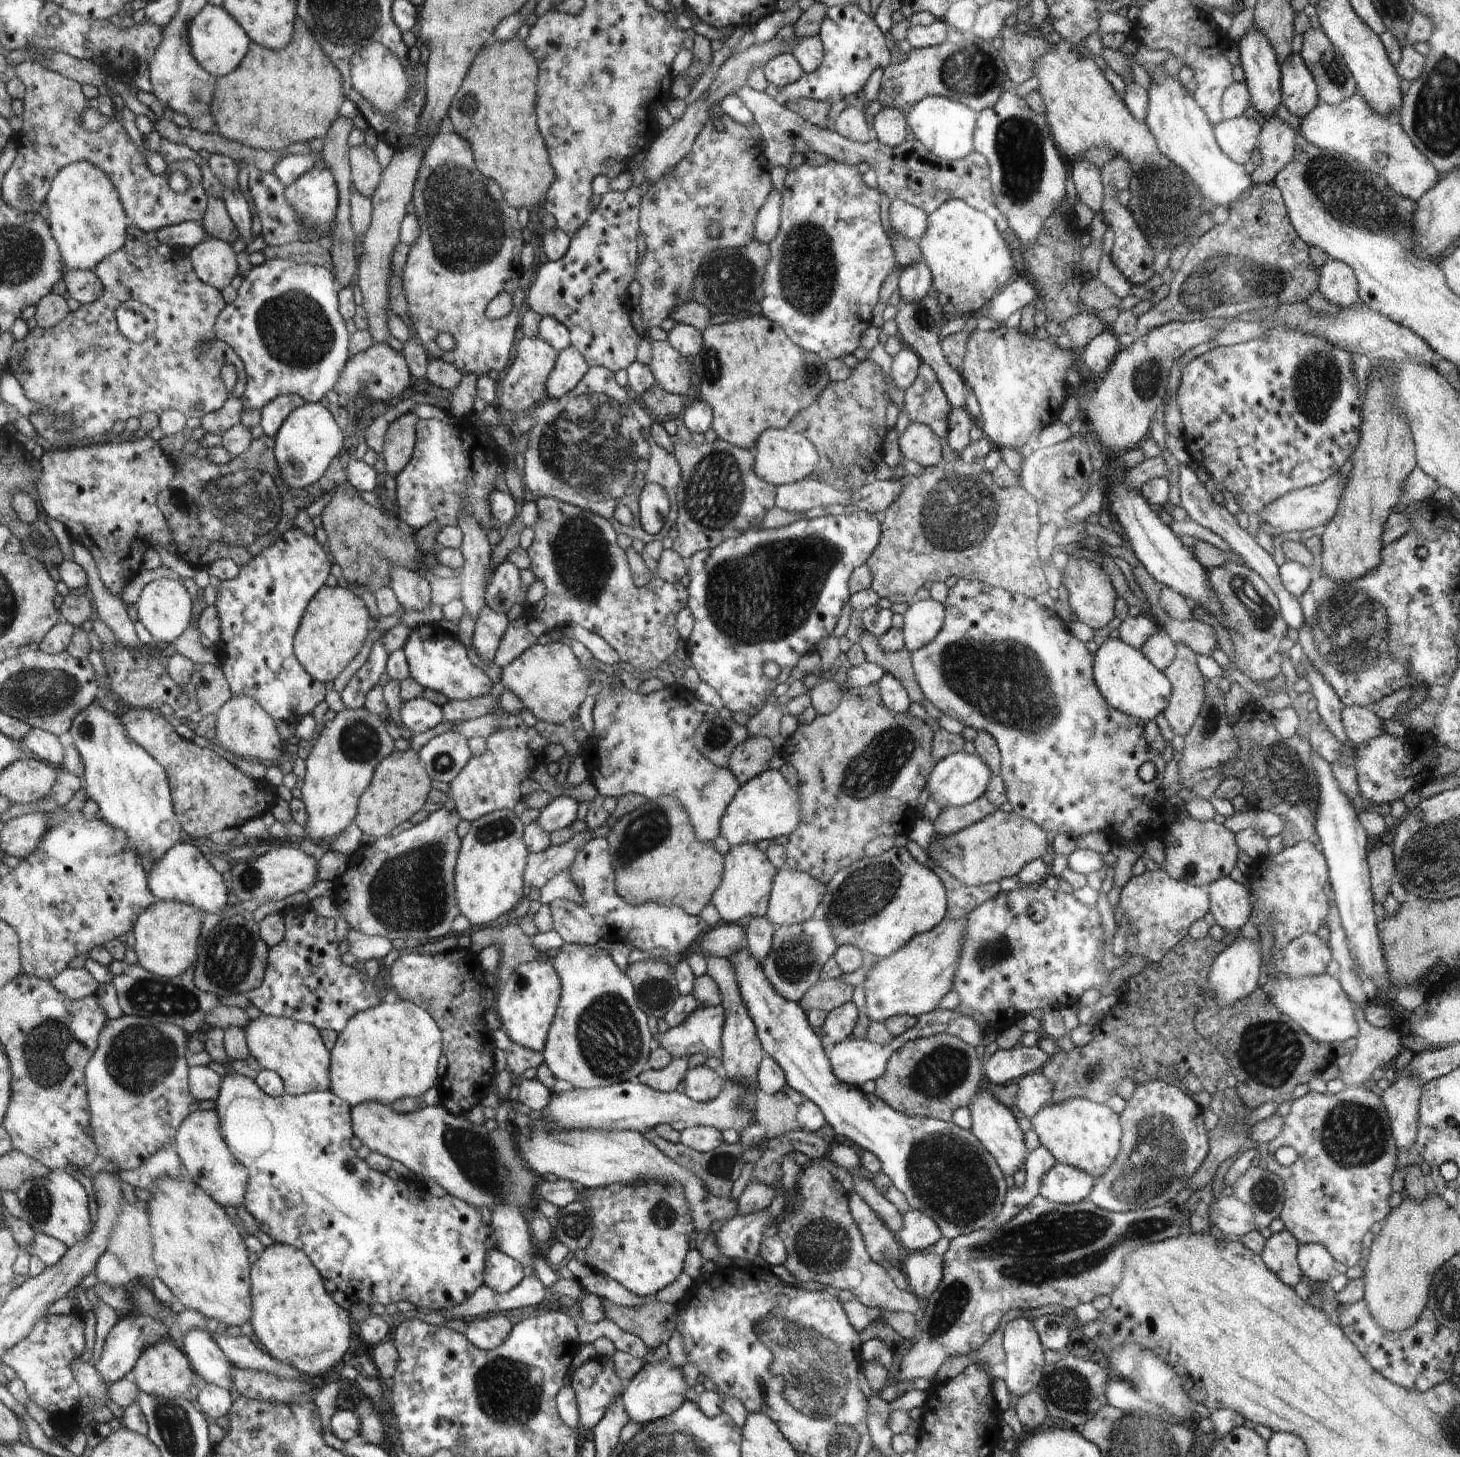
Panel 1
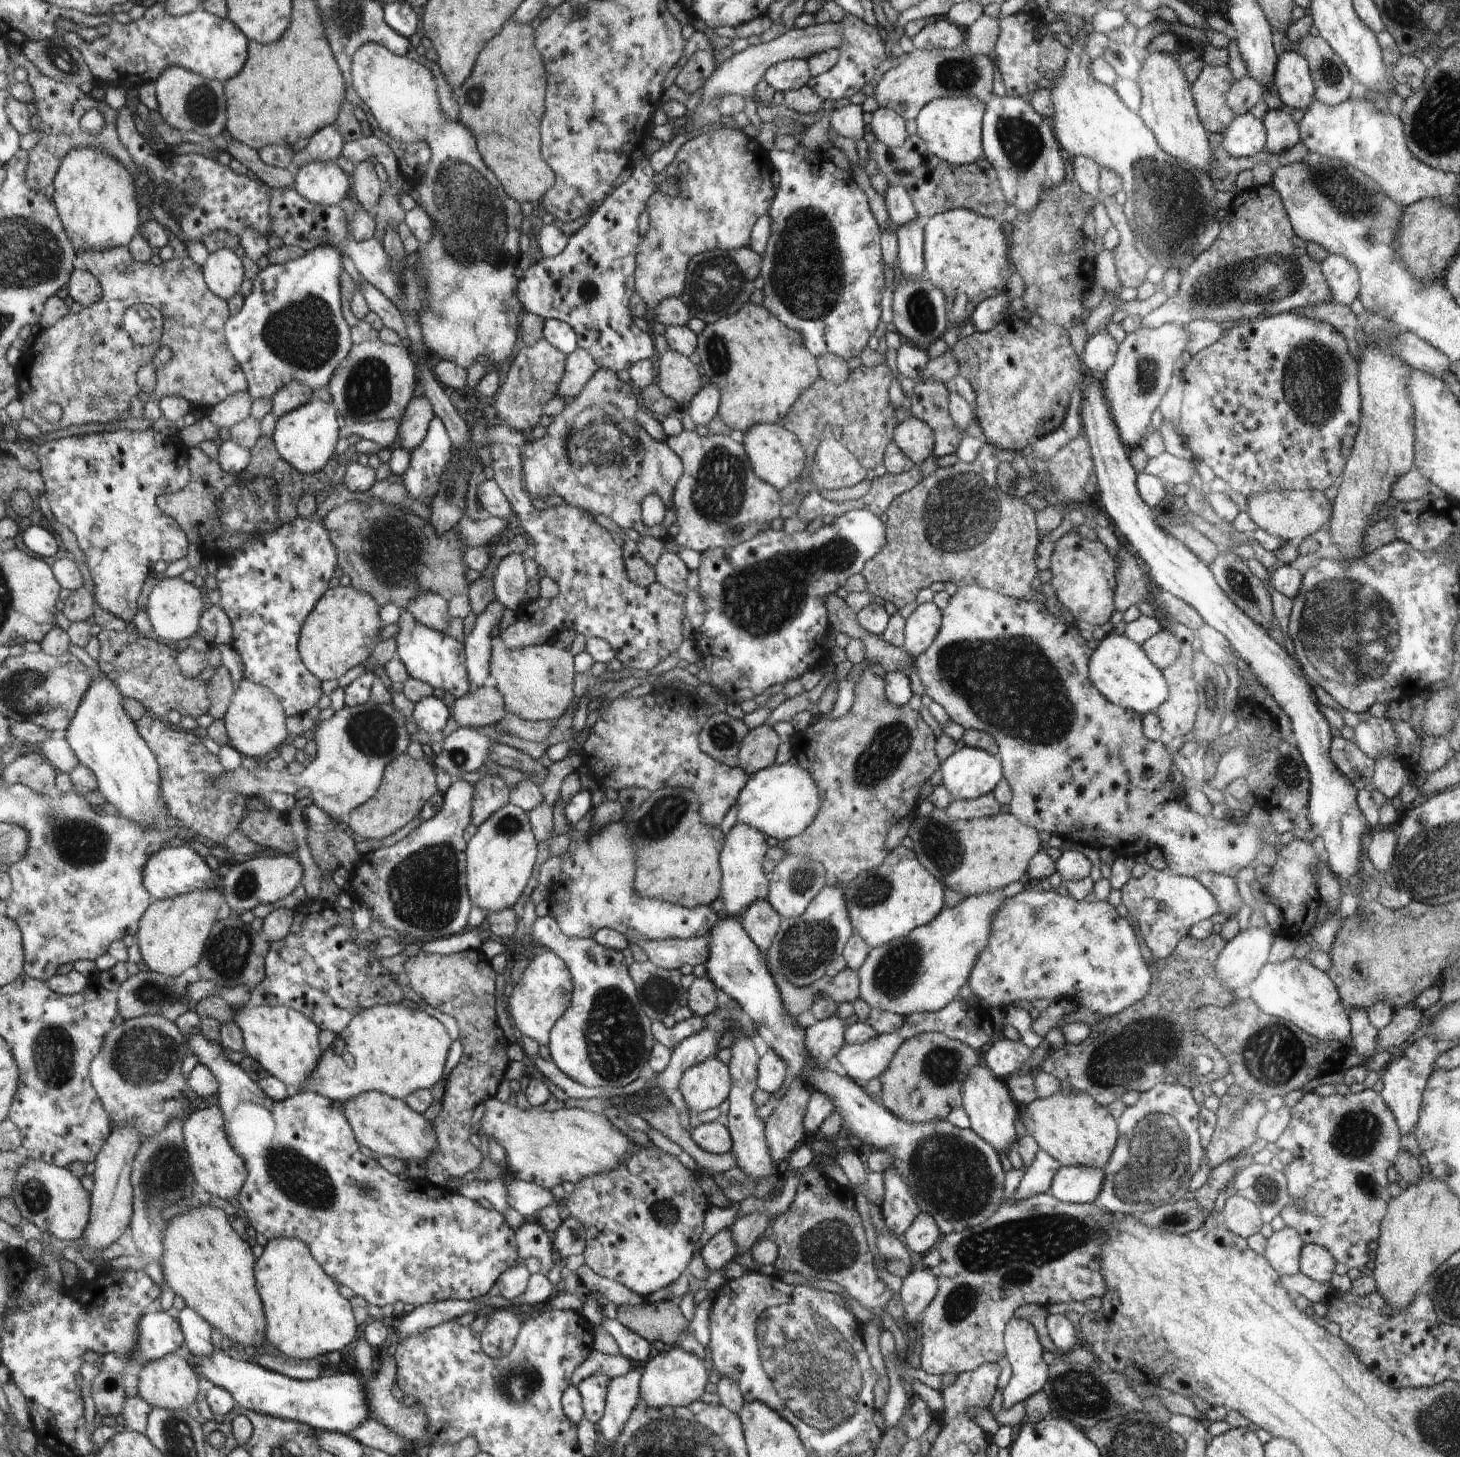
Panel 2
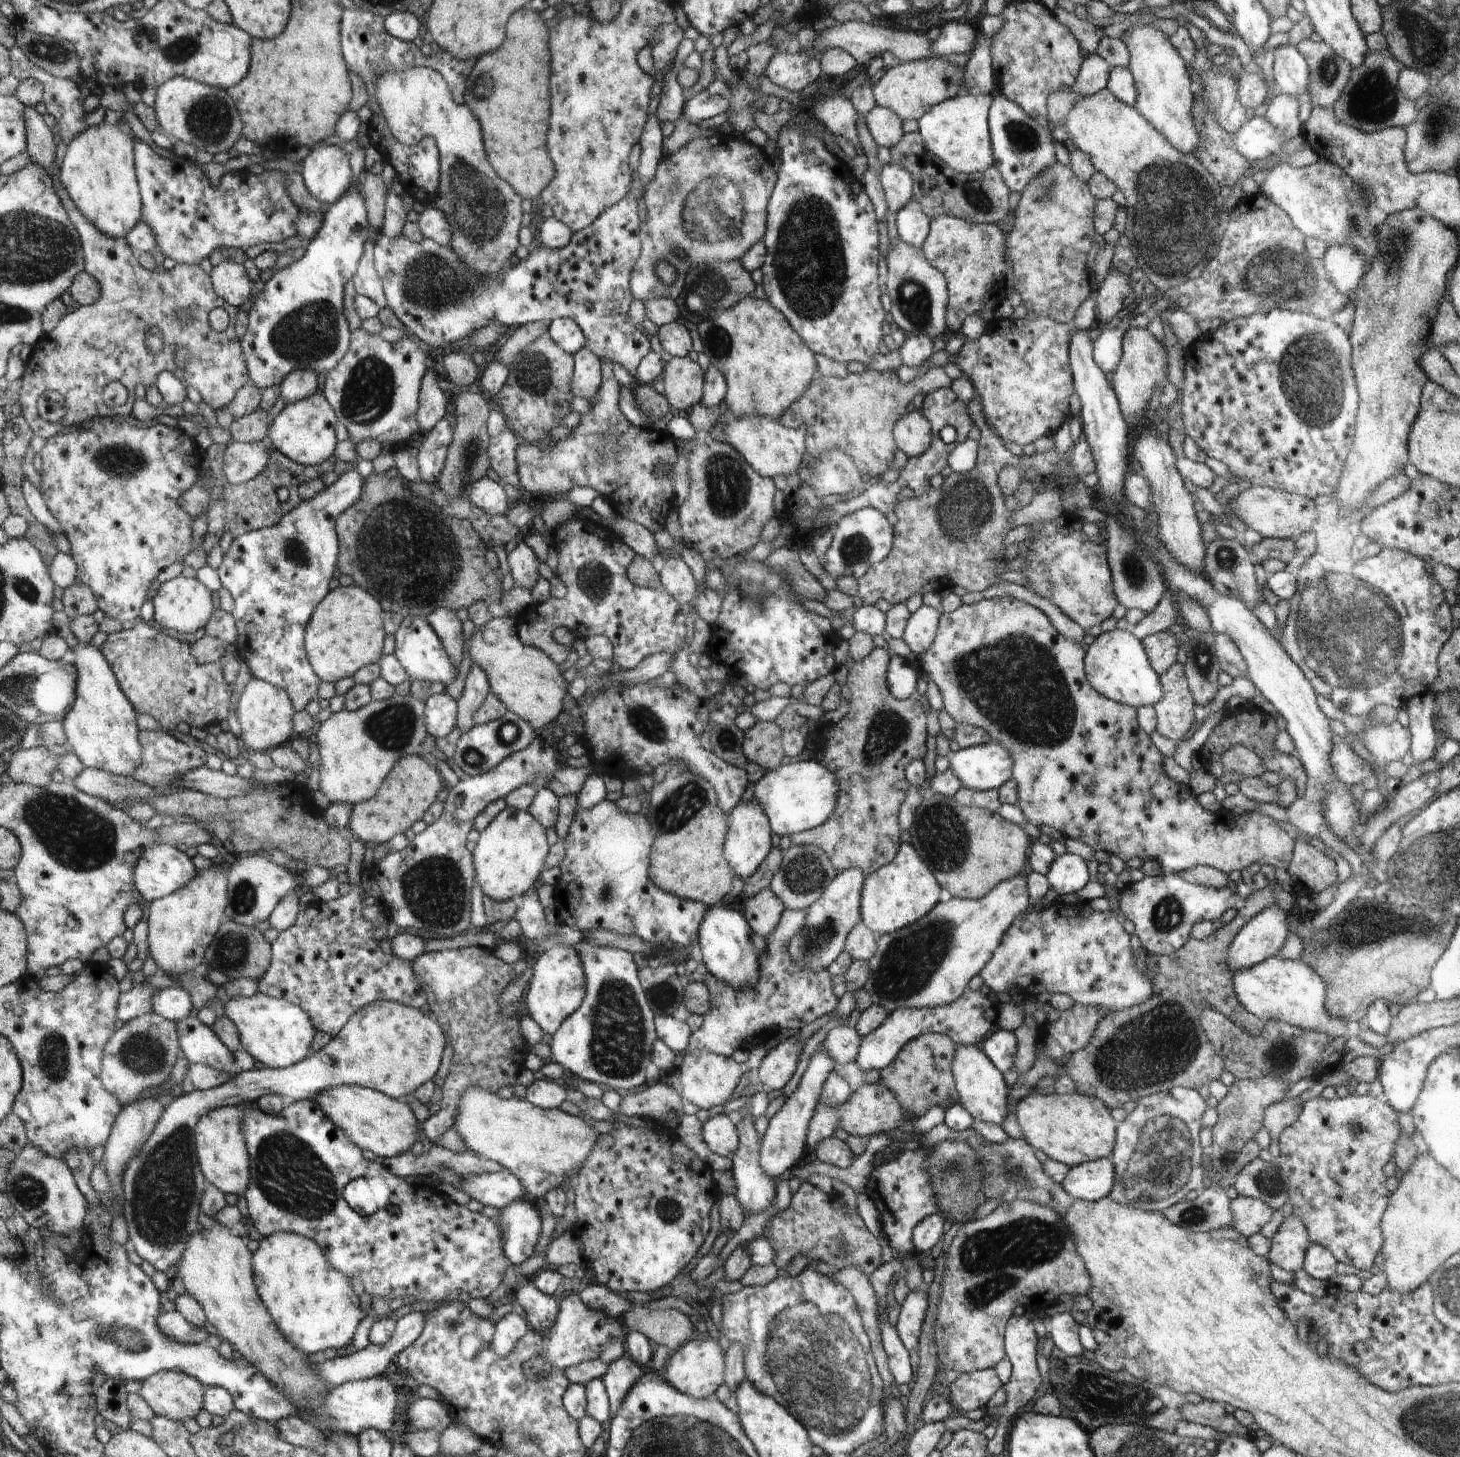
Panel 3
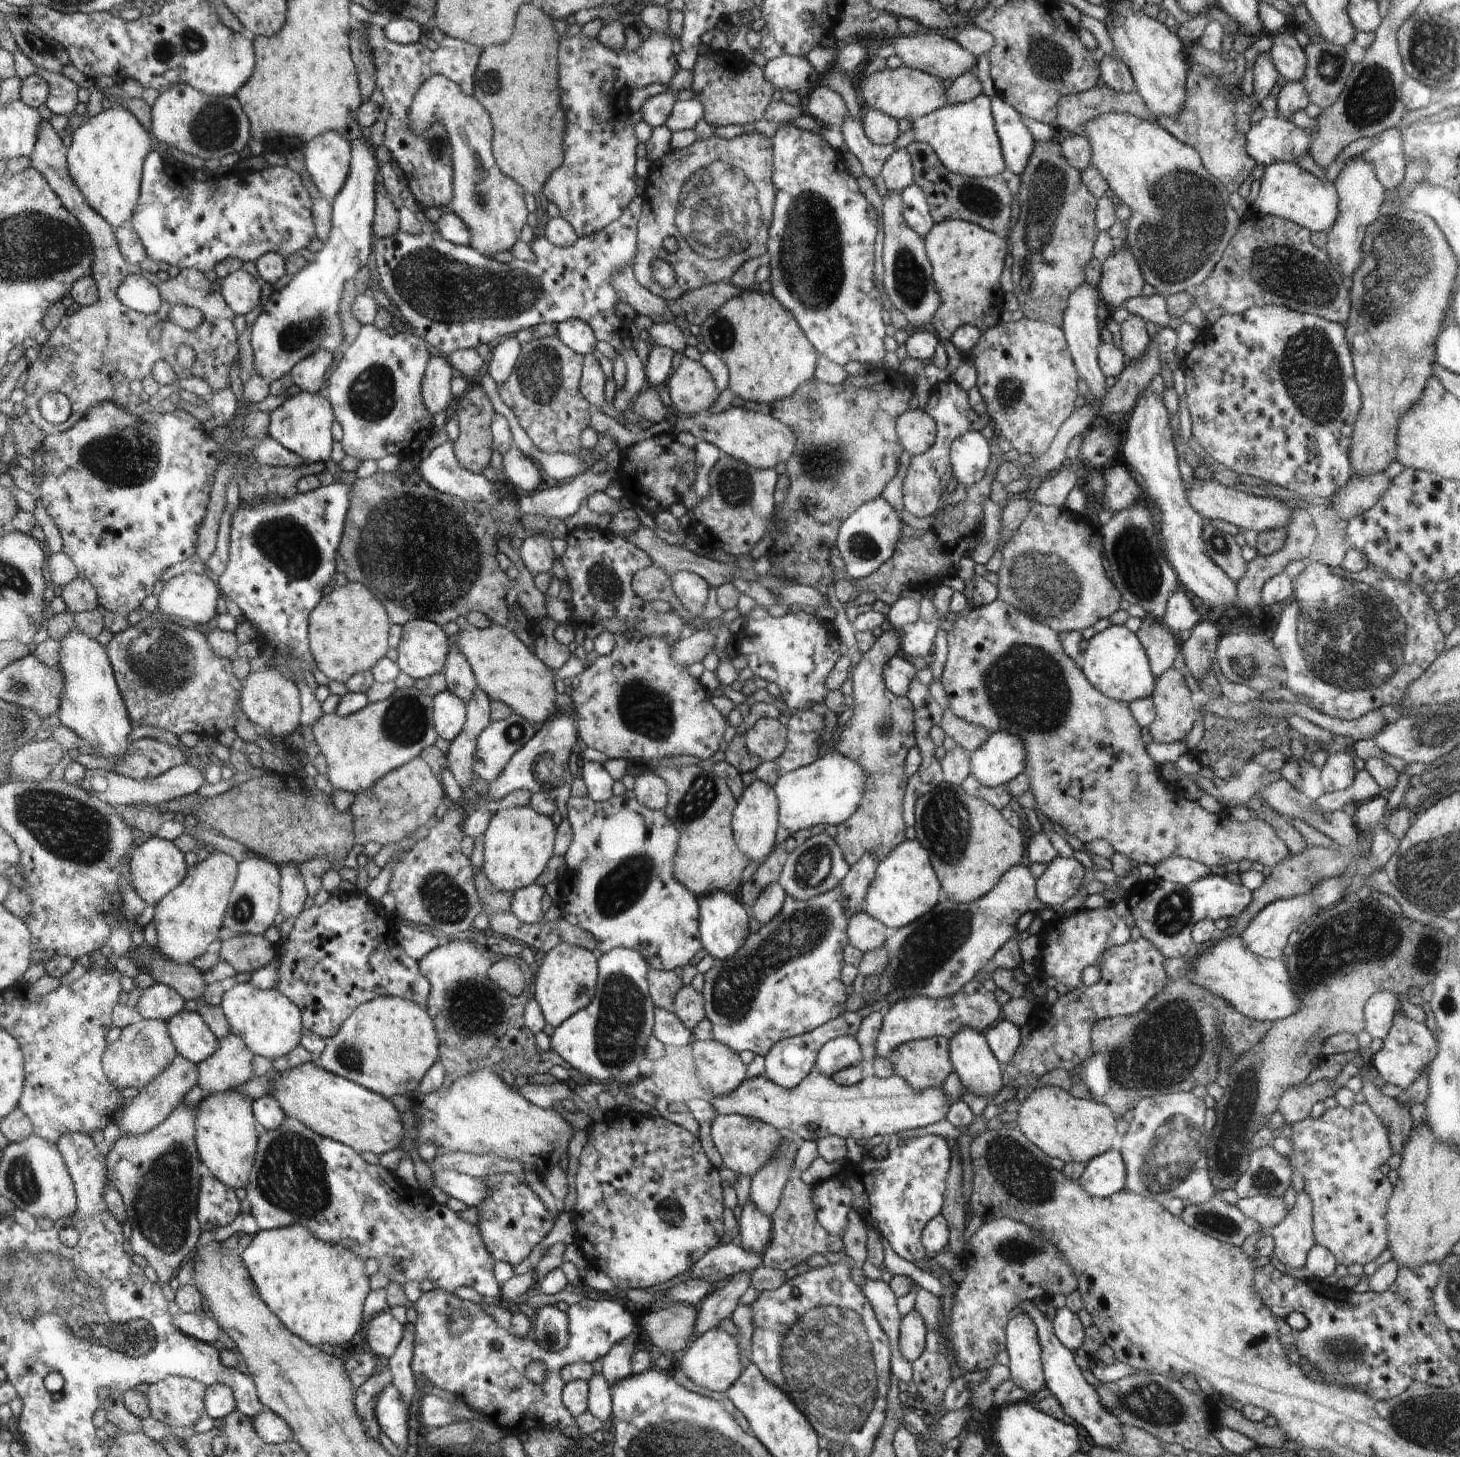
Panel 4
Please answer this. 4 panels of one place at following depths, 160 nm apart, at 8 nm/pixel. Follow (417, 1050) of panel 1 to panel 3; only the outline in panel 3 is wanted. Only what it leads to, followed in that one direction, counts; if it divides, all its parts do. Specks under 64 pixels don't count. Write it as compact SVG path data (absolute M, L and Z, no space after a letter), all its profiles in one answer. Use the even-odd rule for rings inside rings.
M374 1001L362 1009L344 1032L308 1058L283 1069L270 1067L237 1071L219 1087L201 1091L195 1089L173 1098L162 1115L157 1129L127 1166L125 1180L125 1210L135 1250L156 1269L174 1276L183 1258L187 1242L198 1232L203 1198L208 1179L199 1161L196 1126L200 1117L212 1109L234 1105L244 1108L255 1104L266 1093L290 1096L295 1101L312 1099L315 1094L340 1085L374 1089L390 1098L400 1098L416 1092L420 1085L432 1081L446 1046L446 1036L438 1026L440 1018L432 1020L416 1007L390 1001Z

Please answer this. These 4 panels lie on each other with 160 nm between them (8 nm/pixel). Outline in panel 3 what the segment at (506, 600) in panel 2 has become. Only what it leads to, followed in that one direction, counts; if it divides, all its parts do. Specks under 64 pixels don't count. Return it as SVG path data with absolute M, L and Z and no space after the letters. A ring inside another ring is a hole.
M519 541L512 552L507 554L510 570L517 586L531 589L541 577L538 573L540 561L524 541Z

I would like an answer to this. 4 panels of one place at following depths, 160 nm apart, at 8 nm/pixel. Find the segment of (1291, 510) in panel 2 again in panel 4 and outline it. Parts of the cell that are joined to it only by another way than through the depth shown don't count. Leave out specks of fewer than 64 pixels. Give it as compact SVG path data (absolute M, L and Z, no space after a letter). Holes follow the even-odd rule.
M1194 477L1191 483L1186 485L1184 482L1184 484L1188 502L1204 520L1221 518L1240 528L1256 530L1256 532L1286 527L1289 523L1292 509L1286 508L1272 497L1259 497L1252 493L1246 493L1235 487L1220 484L1210 477L1206 477L1204 480Z

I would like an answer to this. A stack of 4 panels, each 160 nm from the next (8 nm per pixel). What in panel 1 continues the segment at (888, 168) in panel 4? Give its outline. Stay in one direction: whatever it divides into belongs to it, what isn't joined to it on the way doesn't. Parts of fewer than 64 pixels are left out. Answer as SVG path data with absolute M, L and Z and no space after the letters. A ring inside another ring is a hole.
M894 199L889 208L890 224L910 241L922 240L927 232L929 217L927 211L900 199Z

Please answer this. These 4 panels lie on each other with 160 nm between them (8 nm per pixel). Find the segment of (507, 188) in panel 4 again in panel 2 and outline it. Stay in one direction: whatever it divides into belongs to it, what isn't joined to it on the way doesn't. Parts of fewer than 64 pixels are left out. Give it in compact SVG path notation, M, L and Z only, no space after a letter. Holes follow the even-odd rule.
M368 43L360 47L354 54L351 62L351 74L353 78L353 87L358 93L358 96L368 105L372 111L374 118L378 123L378 127L384 134L390 135L395 140L406 143L413 143L419 141L426 141L431 149L431 160L428 170L425 172L424 178L419 182L416 188L418 198L416 202L422 205L426 210L427 215L432 219L432 236L430 242L422 249L418 250L419 265L421 266L421 273L427 280L427 306L421 306L421 314L418 315L417 320L421 326L421 340L427 351L436 352L440 358L455 362L458 366L468 369L476 363L478 356L486 356L490 358L492 363L498 367L499 364L506 359L506 356L512 352L516 338L518 338L518 316L520 316L520 301L518 294L518 280L514 278L514 268L518 266L518 260L521 260L522 252L518 252L518 238L520 238L520 224L522 224L522 212L520 212L520 204L516 202L511 195L504 192L504 187L498 182L498 177L492 174L486 164L482 162L478 150L476 150L476 138L472 136L472 132L464 126L460 120L449 119L442 111L442 102L438 100L438 93L436 91L437 79L432 75L432 72L426 66L418 63L415 59L401 57L389 51L387 47L378 43Z

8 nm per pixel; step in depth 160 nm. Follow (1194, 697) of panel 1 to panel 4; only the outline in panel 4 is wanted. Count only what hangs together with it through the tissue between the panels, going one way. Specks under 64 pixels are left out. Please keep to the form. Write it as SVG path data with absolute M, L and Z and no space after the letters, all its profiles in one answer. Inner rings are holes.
M1170 667L1164 674L1155 678L1151 699L1155 706L1155 719L1148 727L1154 743L1175 743L1183 741L1192 730L1197 718L1197 708L1192 704L1191 692L1179 670Z

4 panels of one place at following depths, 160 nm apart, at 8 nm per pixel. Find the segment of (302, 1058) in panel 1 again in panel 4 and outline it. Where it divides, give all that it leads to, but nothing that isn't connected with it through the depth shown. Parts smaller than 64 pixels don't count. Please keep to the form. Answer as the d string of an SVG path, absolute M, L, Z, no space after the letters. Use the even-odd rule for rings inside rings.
M231 983L220 1004L228 1019L232 1034L239 1036L253 1052L264 1058L276 1059L288 1054L300 1042L303 1018L300 1010L284 993L276 989L261 989L250 983Z

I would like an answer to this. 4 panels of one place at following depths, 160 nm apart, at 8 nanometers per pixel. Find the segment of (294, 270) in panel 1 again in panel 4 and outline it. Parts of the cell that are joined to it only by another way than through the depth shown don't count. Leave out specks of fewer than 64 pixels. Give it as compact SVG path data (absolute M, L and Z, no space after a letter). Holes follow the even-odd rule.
M356 139L351 143L351 164L350 176L343 186L342 192L335 197L332 213L332 228L330 235L323 242L320 252L314 253L314 262L307 262L284 288L274 290L264 311L258 315L251 329L251 345L254 355L254 366L256 374L263 376L267 383L280 378L287 372L291 372L294 366L298 365L304 358L314 354L317 350L326 350L334 354L338 348L342 348L342 330L340 330L340 316L338 316L338 302L342 294L342 286L368 264L368 258L372 254L372 220L376 216L376 172L378 172L378 162L372 152L372 148L364 140Z

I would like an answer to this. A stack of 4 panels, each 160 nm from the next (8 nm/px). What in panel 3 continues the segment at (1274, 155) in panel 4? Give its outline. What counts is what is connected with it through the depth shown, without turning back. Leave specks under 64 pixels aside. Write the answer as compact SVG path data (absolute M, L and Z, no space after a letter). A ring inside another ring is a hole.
M1252 116L1240 125L1233 139L1237 151L1249 161L1264 161L1280 152L1287 142L1264 117L1259 116Z

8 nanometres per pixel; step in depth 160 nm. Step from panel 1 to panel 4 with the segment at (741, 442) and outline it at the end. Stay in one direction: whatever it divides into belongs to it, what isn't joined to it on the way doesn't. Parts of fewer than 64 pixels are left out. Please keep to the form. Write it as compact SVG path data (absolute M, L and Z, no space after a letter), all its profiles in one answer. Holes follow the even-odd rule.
M756 287L727 300L695 331L701 335L710 352L732 366L730 388L746 401L772 405L791 397L800 385L815 375L816 362L819 362L815 346L803 333L792 311L772 292L763 293Z

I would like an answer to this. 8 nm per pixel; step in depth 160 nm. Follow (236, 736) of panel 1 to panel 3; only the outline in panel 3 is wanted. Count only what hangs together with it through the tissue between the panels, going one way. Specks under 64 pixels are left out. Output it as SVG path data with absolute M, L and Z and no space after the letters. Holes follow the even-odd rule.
M252 677L237 703L238 722L241 726L241 734L238 738L242 740L245 751L266 752L266 748L274 748L290 740L294 709L290 695L282 687Z

